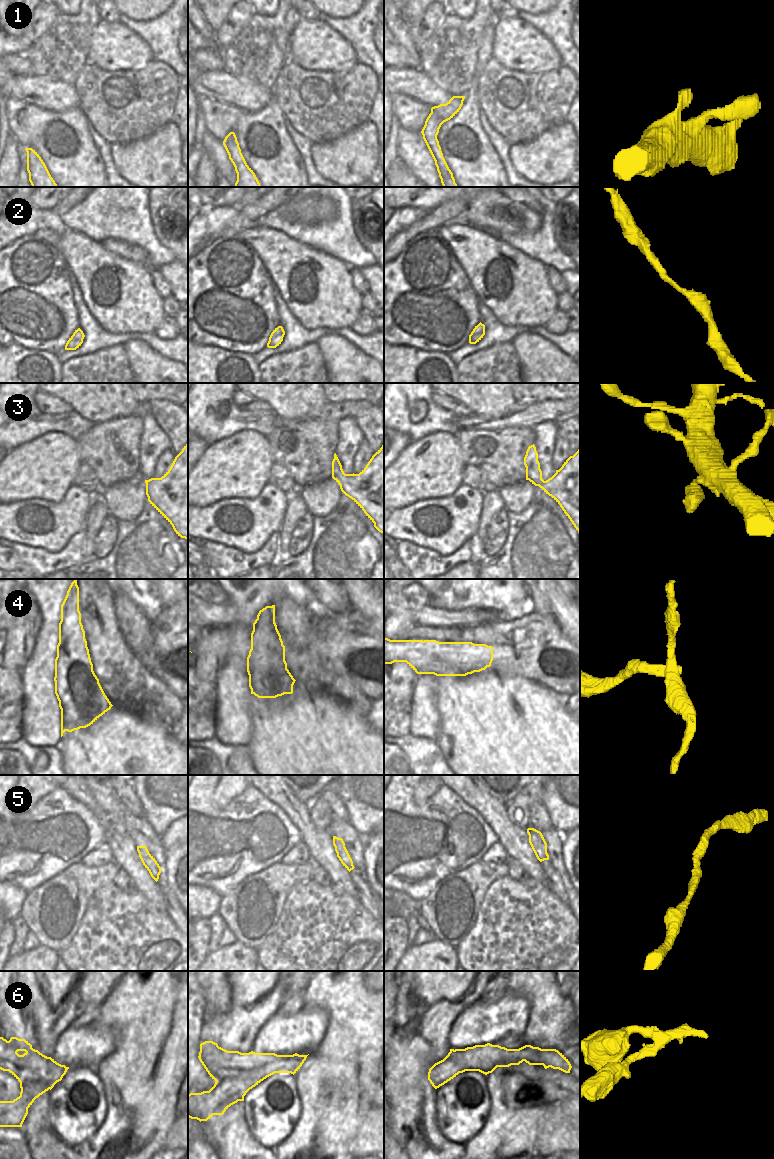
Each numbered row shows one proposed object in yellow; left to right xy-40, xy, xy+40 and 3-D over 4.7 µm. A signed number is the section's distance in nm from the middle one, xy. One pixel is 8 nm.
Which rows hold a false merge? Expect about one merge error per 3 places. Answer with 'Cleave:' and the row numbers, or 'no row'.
Cleave: 4, 6

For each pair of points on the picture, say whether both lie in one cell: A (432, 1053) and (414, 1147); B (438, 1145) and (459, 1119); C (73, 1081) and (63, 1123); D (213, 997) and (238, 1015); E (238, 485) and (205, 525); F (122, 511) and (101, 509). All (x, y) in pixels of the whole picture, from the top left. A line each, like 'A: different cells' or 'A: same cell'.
A: same cell
B: different cells
C: same cell
D: different cells
E: different cells
F: different cells

